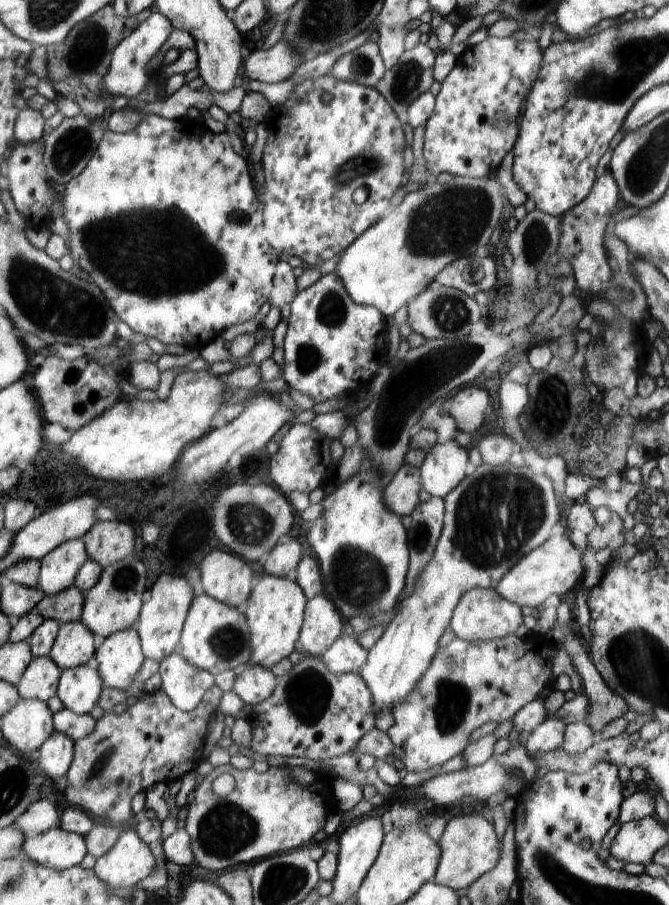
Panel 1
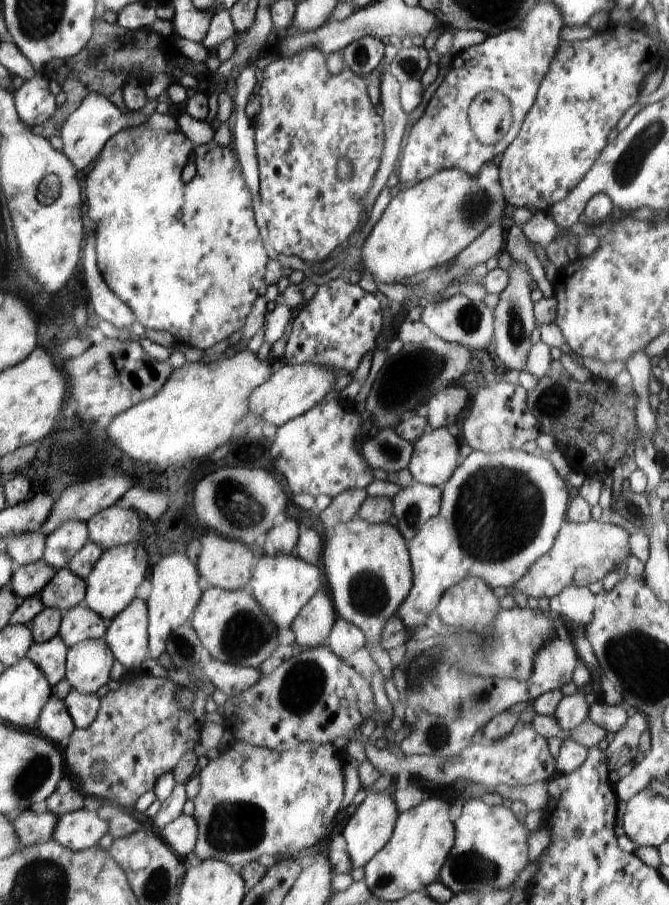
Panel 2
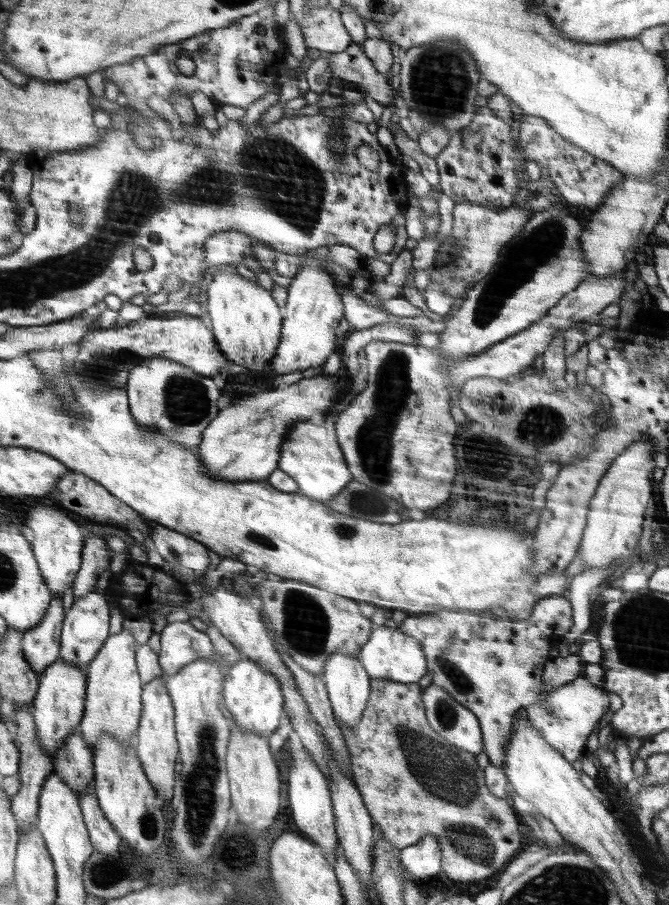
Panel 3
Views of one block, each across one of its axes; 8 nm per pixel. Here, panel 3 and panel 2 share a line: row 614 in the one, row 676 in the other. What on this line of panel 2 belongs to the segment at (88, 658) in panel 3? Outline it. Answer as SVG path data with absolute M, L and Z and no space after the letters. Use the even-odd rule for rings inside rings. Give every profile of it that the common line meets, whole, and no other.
M106 638L84 640L70 648L67 678L82 694L97 694L112 680L116 660Z

